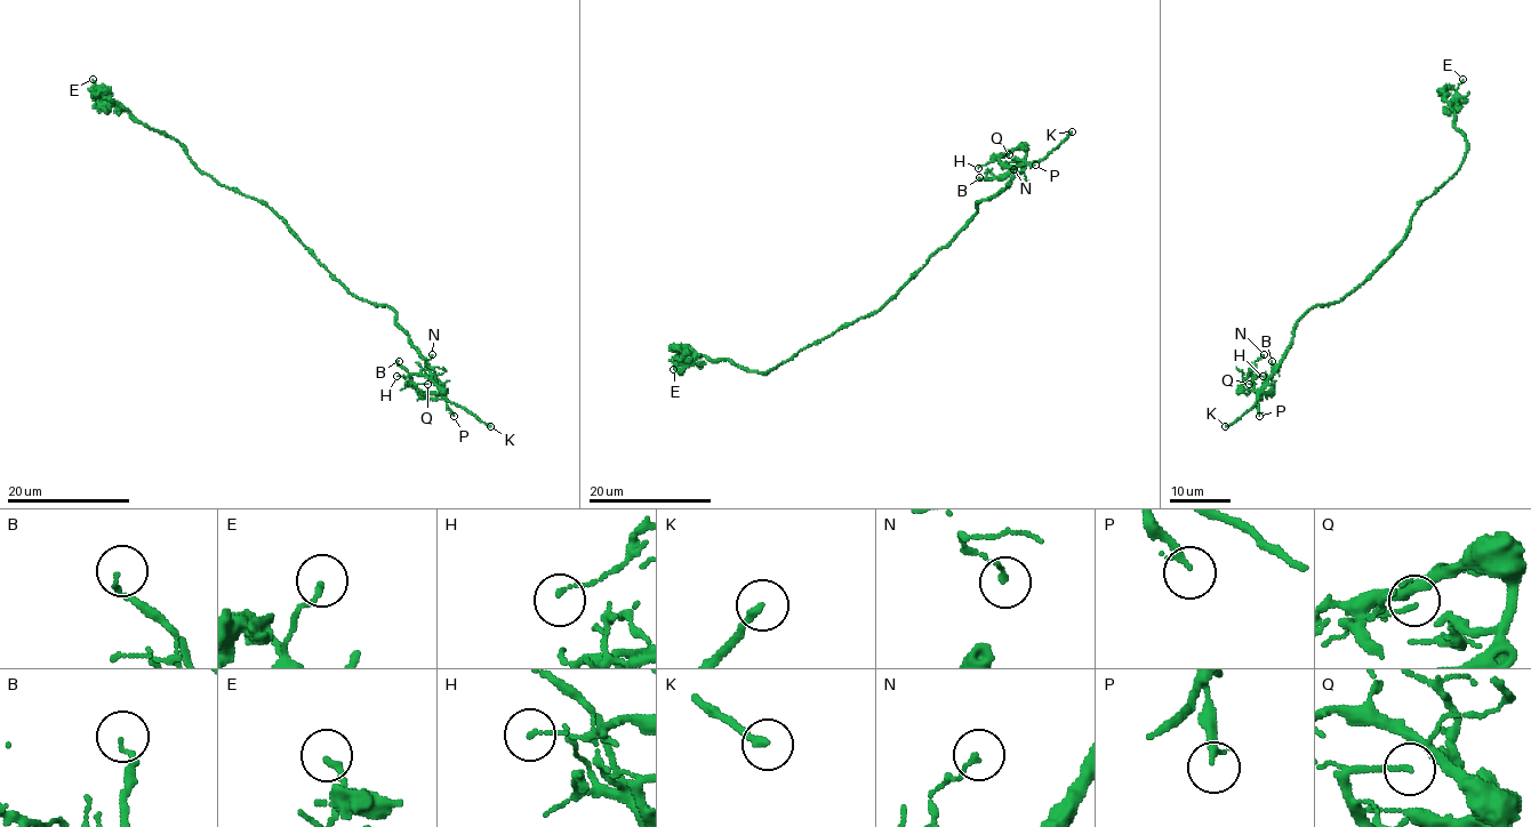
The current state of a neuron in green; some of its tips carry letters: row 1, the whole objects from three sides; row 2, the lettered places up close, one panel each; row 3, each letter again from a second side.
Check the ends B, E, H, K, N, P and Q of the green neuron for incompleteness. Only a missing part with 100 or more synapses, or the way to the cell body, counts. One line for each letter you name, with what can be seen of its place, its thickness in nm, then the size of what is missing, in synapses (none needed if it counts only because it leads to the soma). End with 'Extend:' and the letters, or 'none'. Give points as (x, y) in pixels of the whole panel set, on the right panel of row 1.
K: at (1225, 426); 200 nm thick
Extend: K

